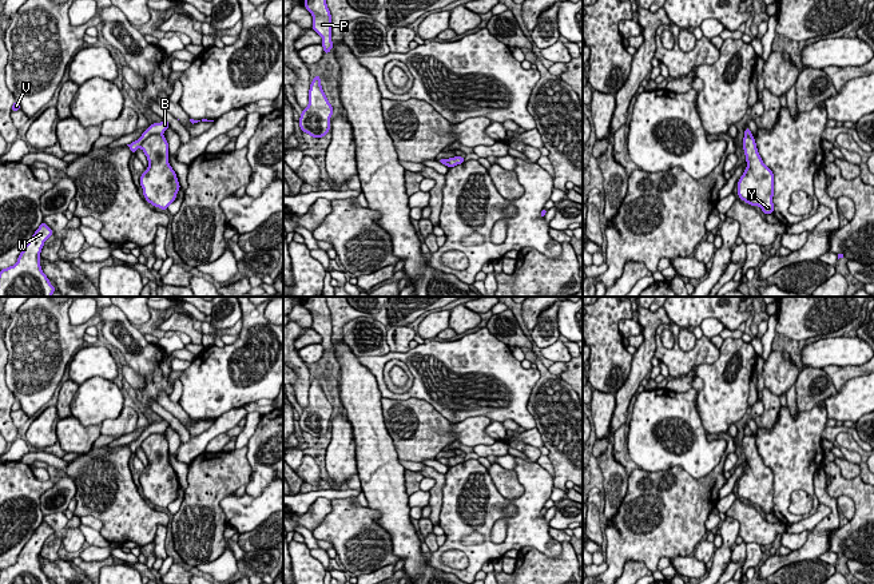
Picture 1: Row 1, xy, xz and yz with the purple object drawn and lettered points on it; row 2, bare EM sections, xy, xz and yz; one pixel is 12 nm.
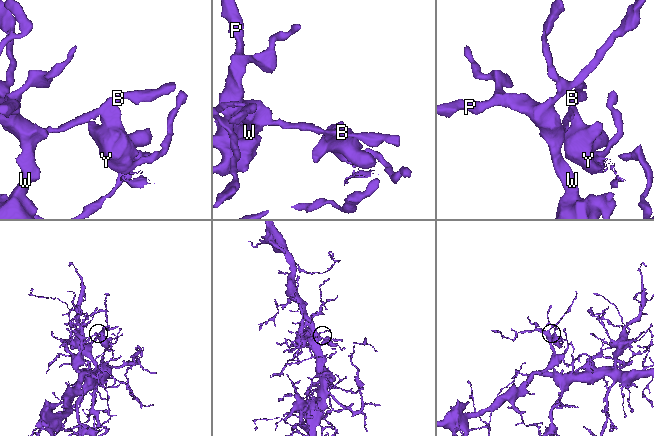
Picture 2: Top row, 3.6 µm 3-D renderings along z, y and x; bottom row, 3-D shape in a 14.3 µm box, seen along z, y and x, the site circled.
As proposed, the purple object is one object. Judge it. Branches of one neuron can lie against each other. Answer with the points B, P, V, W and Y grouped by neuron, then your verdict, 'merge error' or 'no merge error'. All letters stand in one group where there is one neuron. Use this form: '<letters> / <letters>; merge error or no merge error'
B P V W / Y; merge error

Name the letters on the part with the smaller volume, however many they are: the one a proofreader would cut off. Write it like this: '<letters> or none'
Y

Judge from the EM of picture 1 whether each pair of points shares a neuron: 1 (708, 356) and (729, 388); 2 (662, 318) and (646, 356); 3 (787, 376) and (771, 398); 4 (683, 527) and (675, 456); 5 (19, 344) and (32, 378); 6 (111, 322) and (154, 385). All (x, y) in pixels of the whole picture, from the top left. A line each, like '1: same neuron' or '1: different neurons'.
1: different neurons
2: same neuron
3: different neurons
4: different neurons
5: same neuron
6: same neuron

